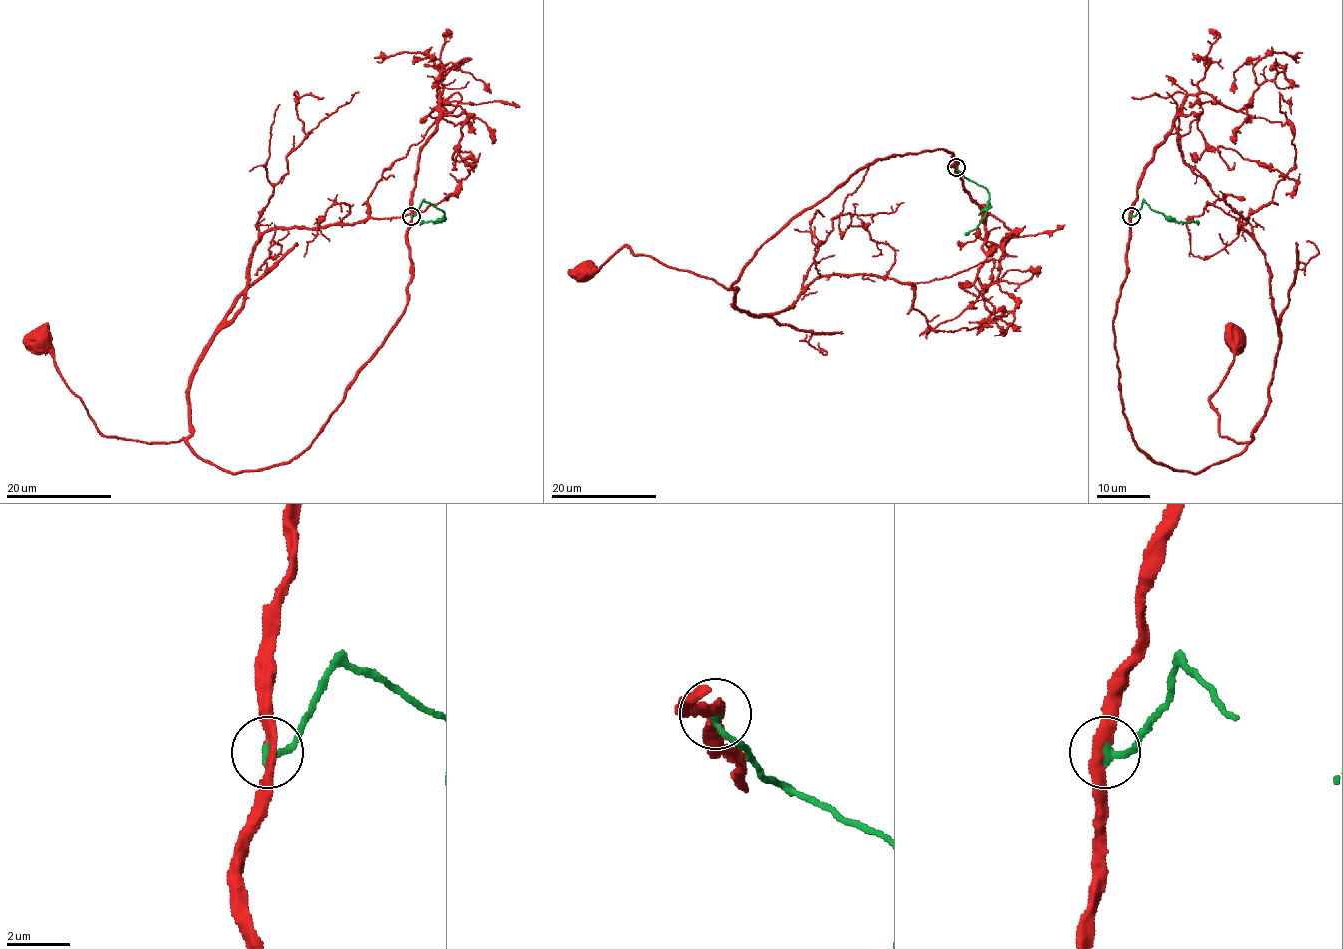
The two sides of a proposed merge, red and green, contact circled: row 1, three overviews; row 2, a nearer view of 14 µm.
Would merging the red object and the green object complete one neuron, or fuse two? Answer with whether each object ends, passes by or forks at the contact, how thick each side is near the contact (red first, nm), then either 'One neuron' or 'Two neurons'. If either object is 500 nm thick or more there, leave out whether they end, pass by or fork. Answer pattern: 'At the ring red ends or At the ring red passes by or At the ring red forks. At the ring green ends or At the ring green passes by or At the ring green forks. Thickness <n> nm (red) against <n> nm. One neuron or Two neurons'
At the ring red passes by. At the ring green ends. Thickness 320 nm (red) against 280 nm. One neuron

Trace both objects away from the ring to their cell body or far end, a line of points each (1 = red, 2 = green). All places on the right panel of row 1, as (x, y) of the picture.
1: (1131, 217), (1114, 345), (1131, 437), (1156, 462), (1200, 473), (1252, 440), (1219, 434), (1210, 401), (1234, 338)
2: (1131, 215), (1136, 214), (1144, 201), (1157, 213), (1180, 222), (1198, 224)

